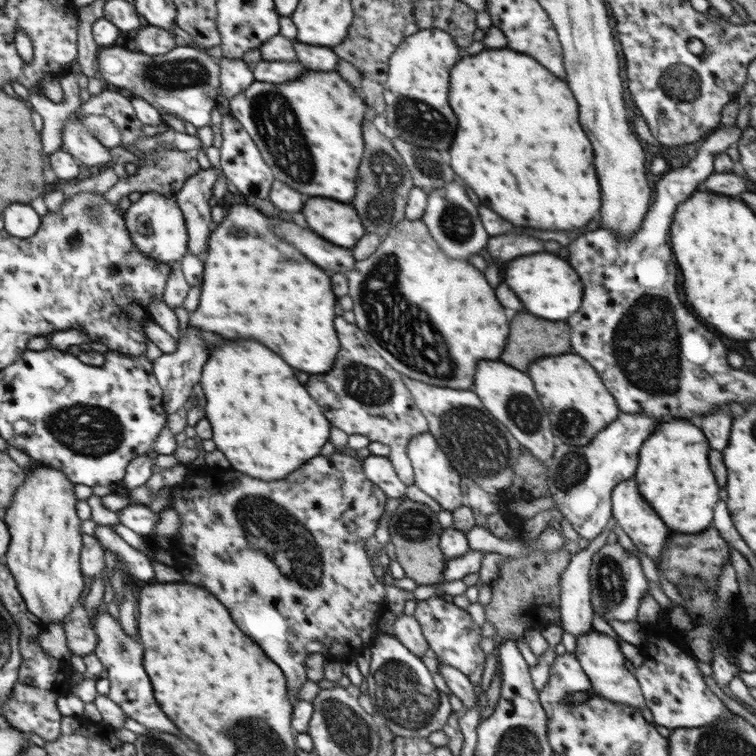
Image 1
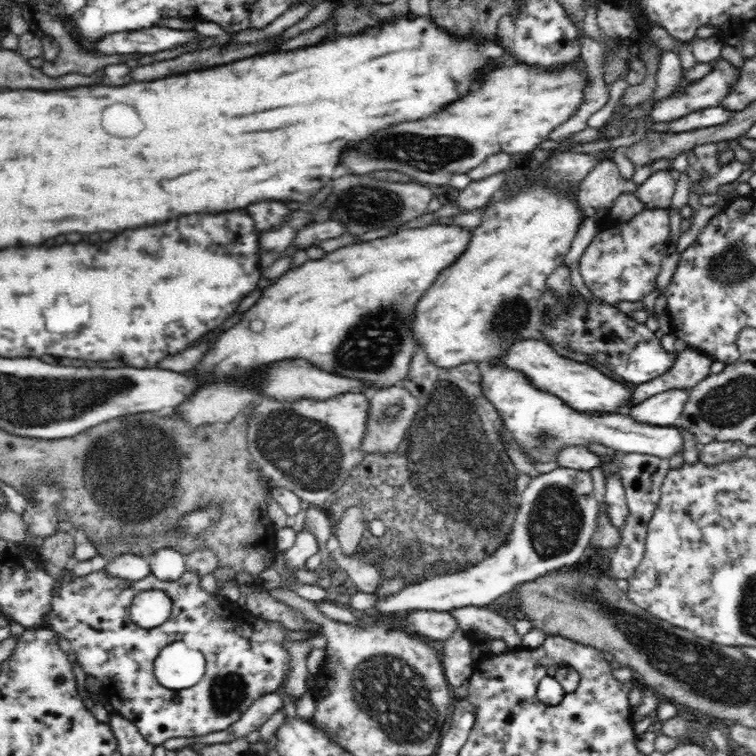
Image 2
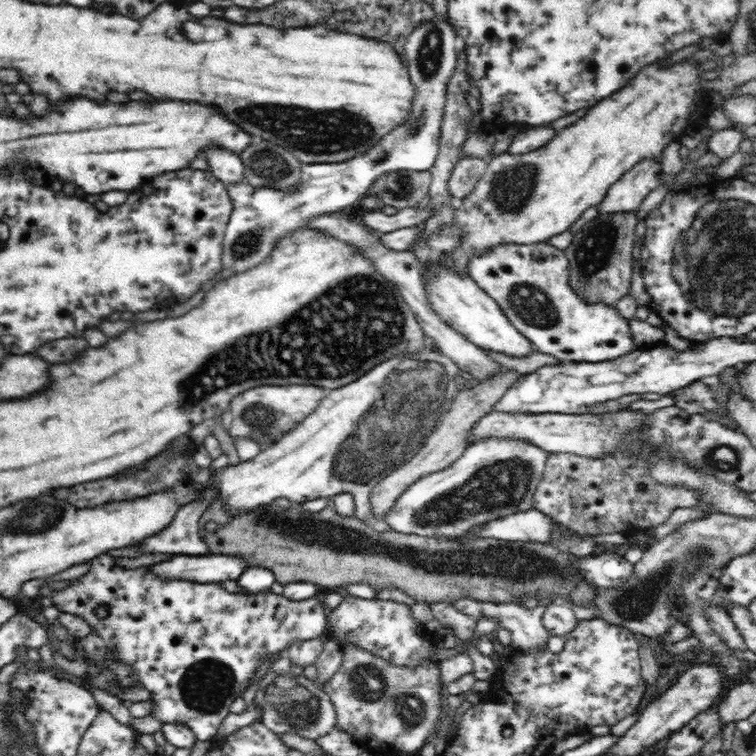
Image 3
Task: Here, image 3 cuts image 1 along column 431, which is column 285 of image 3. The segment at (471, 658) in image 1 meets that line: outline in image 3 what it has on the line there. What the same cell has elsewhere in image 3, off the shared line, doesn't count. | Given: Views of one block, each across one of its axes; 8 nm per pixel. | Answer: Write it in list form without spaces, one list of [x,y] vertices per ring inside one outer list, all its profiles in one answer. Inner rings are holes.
[[[102,554],[102,556],[94,558],[91,563],[92,567],[89,572],[76,580],[72,580],[64,589],[51,592],[52,604],[59,612],[68,612],[84,617],[84,619],[88,621],[88,625],[90,625],[90,632],[94,631],[103,638],[108,651],[114,651],[118,659],[124,659],[124,663],[134,669],[134,675],[136,675],[136,680],[134,680],[135,686],[142,686],[154,695],[153,698],[150,699],[150,701],[156,703],[156,707],[152,709],[152,715],[158,717],[162,724],[180,723],[190,727],[192,731],[194,731],[197,740],[209,740],[216,734],[223,720],[231,713],[229,710],[231,704],[236,698],[240,698],[242,692],[248,688],[247,682],[251,679],[256,667],[259,667],[262,661],[265,661],[268,657],[274,657],[274,660],[278,659],[280,653],[296,641],[329,636],[327,624],[328,611],[324,607],[324,604],[315,597],[295,601],[288,600],[282,595],[271,593],[270,590],[264,593],[256,593],[255,595],[245,593],[236,594],[226,591],[221,583],[200,584],[199,582],[190,582],[189,580],[170,580],[169,578],[164,580],[153,574],[153,572],[150,571],[150,567],[140,567],[129,570],[128,568],[117,566],[115,562],[113,562],[113,556],[110,554]],[[102,604],[109,606],[109,613],[104,620],[98,618],[96,612],[94,612],[94,610],[96,610],[98,606],[102,606]]]

